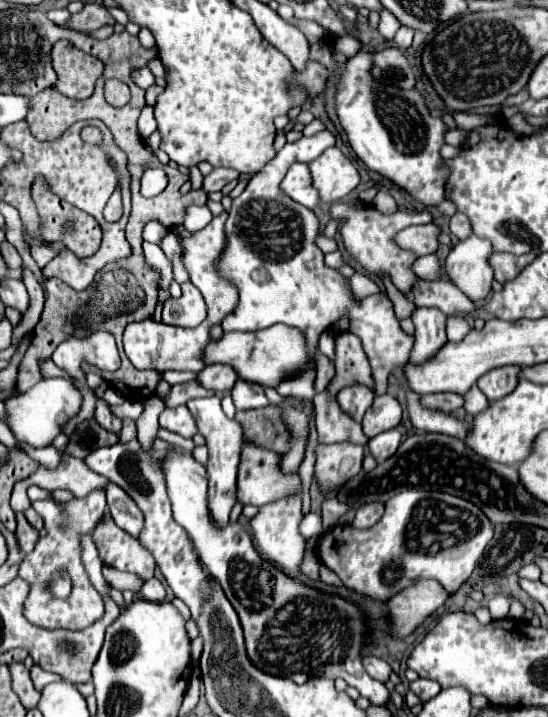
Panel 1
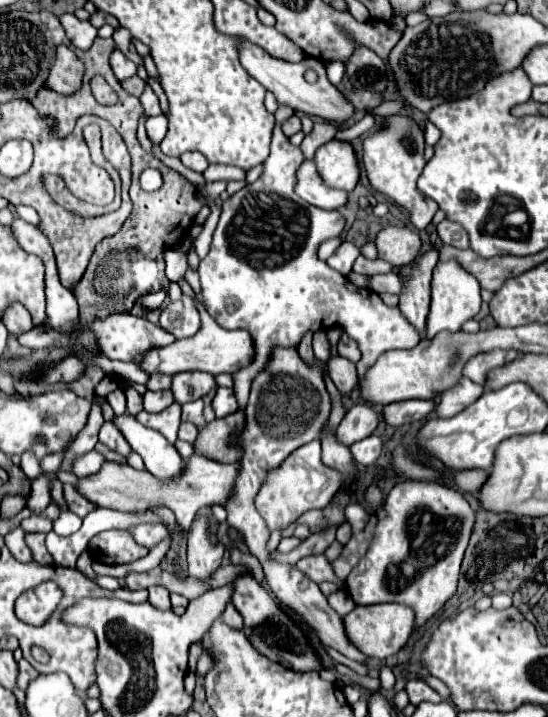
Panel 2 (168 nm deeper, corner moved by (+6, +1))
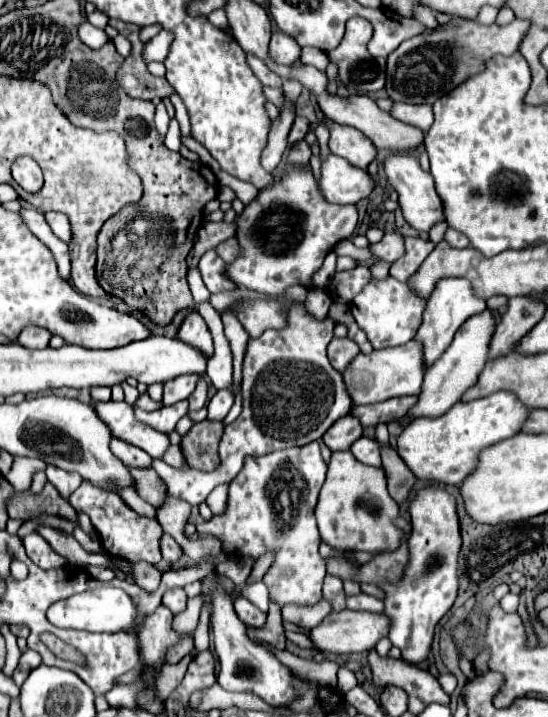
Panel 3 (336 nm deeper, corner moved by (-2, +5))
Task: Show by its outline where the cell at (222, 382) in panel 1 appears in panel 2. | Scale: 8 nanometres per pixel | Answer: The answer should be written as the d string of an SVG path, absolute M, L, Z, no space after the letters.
M204 372L174 374L172 386L170 386L170 390L174 394L174 402L178 402L178 404L186 404L186 402L192 402L196 398L202 398L212 388L216 388L214 376L204 374Z

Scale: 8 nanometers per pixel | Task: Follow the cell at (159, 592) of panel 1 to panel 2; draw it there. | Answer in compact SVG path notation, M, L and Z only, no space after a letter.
M150 586L150 598L148 602L152 606L156 606L158 610L170 610L170 592L162 586Z

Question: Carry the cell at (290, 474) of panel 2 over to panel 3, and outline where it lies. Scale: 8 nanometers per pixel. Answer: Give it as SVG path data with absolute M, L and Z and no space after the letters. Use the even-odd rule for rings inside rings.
M310 442L310 444L302 446L302 448L288 448L288 450L270 452L270 454L266 454L266 456L258 456L258 458L246 458L244 468L242 468L242 470L240 470L240 474L230 482L230 492L228 492L228 510L226 510L226 514L222 514L222 516L214 516L214 518L212 518L212 520L208 520L208 522L196 524L196 529L200 534L214 534L216 538L220 538L220 542L222 542L224 550L228 550L228 552L232 552L232 554L236 554L236 556L252 556L252 558L258 558L258 556L262 556L262 554L264 554L264 552L268 552L268 550L276 550L276 560L274 560L274 564L270 566L270 570L264 574L264 584L266 584L266 586L268 586L268 590L270 590L270 598L272 598L274 602L278 602L280 606L290 604L290 602L296 602L296 604L314 604L314 602L318 602L318 600L322 598L322 580L324 580L324 576L326 576L324 560L322 560L322 556L318 554L320 534L318 534L316 520L314 520L314 506L316 506L316 500L318 500L318 492L320 492L320 488L322 488L322 484L324 484L324 478L326 478L326 462L324 462L324 458L322 458L322 454L320 454L318 442ZM284 472L298 474L298 476L302 478L302 482L296 482L296 480L288 480L288 478L284 478ZM282 478L284 478L284 482L286 482L286 490L288 490L288 494L290 494L292 502L296 504L296 516L292 516L292 518L280 518L280 516L276 514L276 500L278 500L278 484L276 484L276 482L278 482L278 480L282 480Z

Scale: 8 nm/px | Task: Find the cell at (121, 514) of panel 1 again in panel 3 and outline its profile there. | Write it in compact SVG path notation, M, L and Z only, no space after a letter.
M162 534L160 538L160 548L162 548L162 558L170 564L176 564L182 556L182 550L180 546L176 544L176 540L170 536L170 534Z

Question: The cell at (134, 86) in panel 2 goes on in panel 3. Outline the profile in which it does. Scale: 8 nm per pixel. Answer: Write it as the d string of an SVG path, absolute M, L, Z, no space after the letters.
M110 20L110 26L116 26L116 30L120 30L120 34L126 36L132 44L130 56L124 60L116 75L120 86L125 88L124 91L132 98L144 98L144 100L164 99L175 92L164 78L156 78L146 70L146 64L140 56L144 46L138 38L140 28L136 28L134 24L126 24L122 20Z

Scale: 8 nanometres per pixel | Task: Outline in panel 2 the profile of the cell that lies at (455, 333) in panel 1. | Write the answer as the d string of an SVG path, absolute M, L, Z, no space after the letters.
M454 260L438 262L432 274L432 302L426 318L426 338L434 338L438 332L458 332L460 326L480 312L480 284Z

